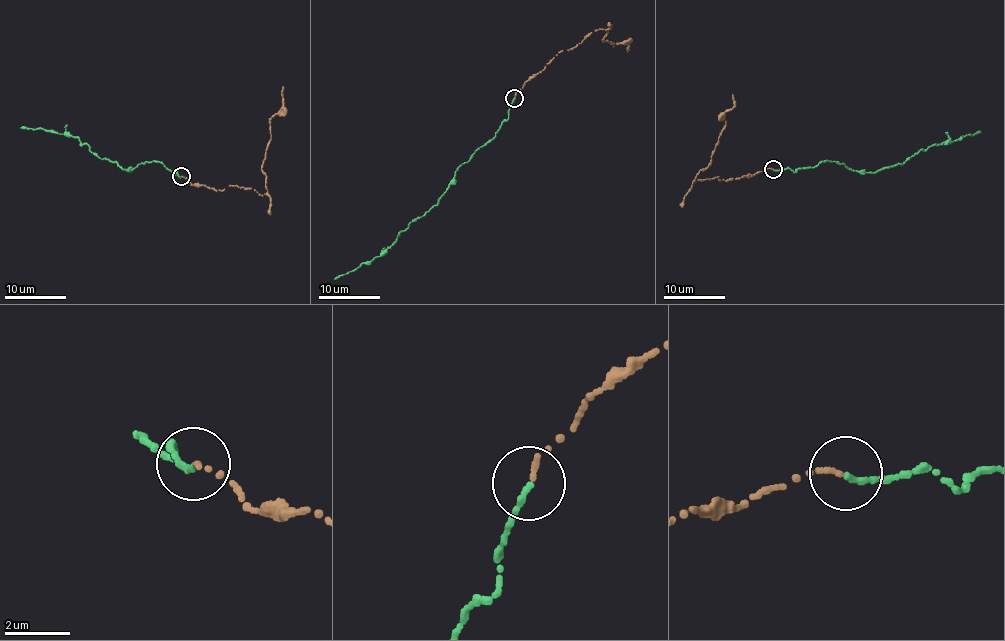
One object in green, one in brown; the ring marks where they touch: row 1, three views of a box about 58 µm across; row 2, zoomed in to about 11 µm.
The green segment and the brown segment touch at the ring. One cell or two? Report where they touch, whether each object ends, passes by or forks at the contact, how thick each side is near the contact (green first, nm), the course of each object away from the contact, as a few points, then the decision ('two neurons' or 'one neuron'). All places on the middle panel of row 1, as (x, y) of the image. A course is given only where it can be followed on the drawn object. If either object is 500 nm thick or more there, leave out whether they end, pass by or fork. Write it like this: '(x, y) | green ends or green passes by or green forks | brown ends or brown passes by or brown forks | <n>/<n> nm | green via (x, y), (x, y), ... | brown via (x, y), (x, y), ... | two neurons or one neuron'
(514, 98) | green ends | brown ends | 190/150 nm | green via (514, 97), (496, 135), (455, 173), (453, 182), (438, 204), (399, 234), (381, 254), (335, 279) | brown via (514, 97), (560, 51), (595, 31), (608, 28), (603, 40), (629, 47) | one neuron

